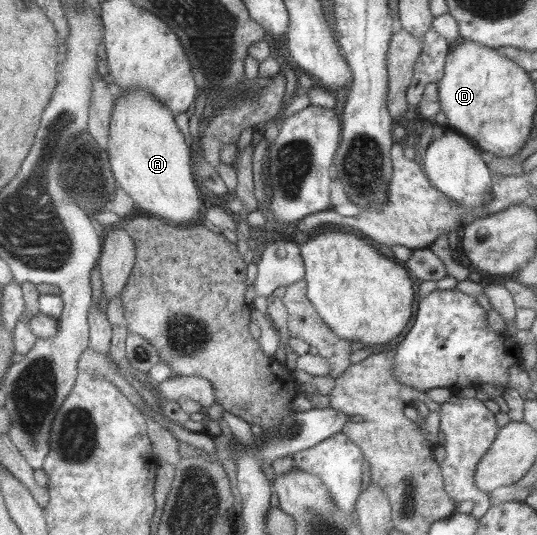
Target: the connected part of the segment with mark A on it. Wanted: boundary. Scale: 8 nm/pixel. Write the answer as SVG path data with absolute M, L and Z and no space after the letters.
M134 86L124 90L117 96L114 109L110 114L109 125L109 146L111 170L114 174L117 185L132 197L136 211L142 210L162 218L166 222L176 225L192 226L201 223L202 215L200 208L199 187L196 185L195 172L193 170L194 150L188 147L184 134L180 132L175 115L164 107L164 103L140 86Z

